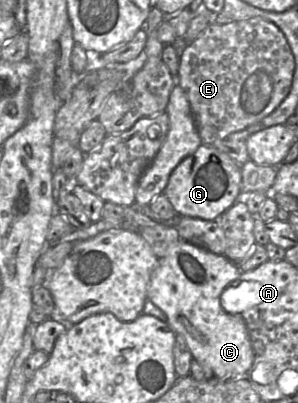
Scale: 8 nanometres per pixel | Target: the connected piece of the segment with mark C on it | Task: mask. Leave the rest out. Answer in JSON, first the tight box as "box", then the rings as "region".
{"box":[147,241,254,378],"region":[[[179,241],[165,257],[159,259],[147,289],[147,298],[166,314],[167,323],[175,333],[185,338],[193,359],[202,366],[208,366],[217,378],[246,375],[254,362],[250,334],[243,316],[226,312],[220,301],[223,291],[241,274],[239,266],[224,255],[214,254],[186,241]]]}

